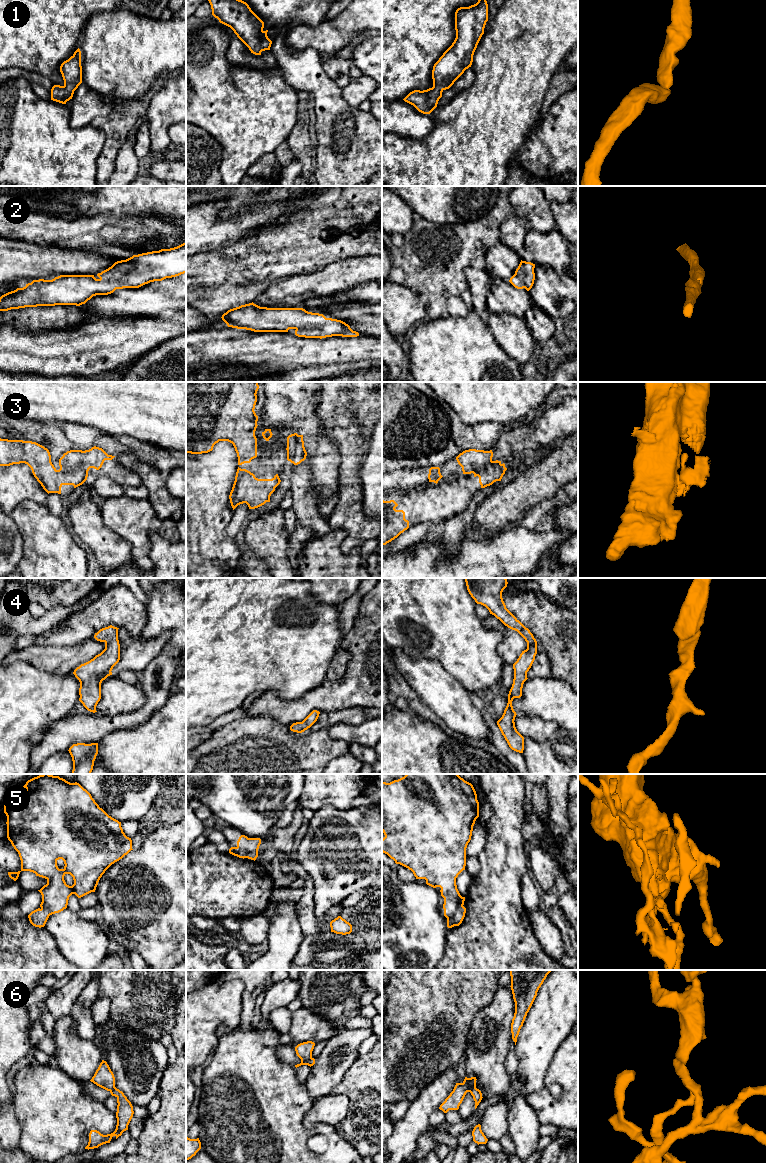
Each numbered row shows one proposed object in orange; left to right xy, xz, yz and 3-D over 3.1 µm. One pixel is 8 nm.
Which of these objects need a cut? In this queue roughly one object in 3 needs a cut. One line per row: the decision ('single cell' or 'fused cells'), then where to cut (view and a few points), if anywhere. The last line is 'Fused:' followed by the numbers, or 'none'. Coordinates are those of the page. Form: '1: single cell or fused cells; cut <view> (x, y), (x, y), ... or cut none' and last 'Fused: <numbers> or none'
1: single cell; cut none
2: single cell; cut none
3: fused cells; cut yz (492, 461), (482, 481), (482, 485)
4: single cell; cut none
5: single cell; cut none
6: fused cells; cut yz (475, 1087), (469, 1091)
Fused: 3, 6

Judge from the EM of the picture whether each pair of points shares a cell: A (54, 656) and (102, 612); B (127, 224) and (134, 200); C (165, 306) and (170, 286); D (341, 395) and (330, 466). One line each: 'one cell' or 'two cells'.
A: two cells
B: two cells
C: one cell
D: two cells

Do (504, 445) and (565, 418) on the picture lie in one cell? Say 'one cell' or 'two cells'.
one cell

